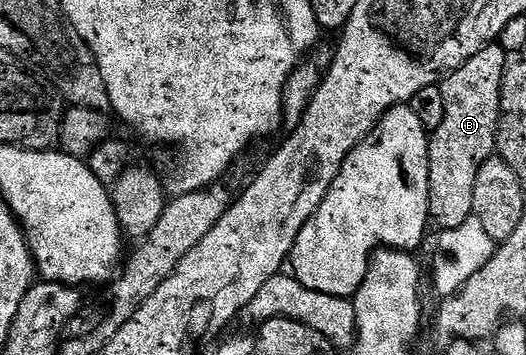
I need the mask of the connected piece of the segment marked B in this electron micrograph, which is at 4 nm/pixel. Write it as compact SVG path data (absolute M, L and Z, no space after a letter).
M498 43L485 45L441 82L444 95L444 123L429 134L430 219L439 230L460 227L473 218L473 188L480 167L495 156L496 131L500 115L500 87L508 54Z

